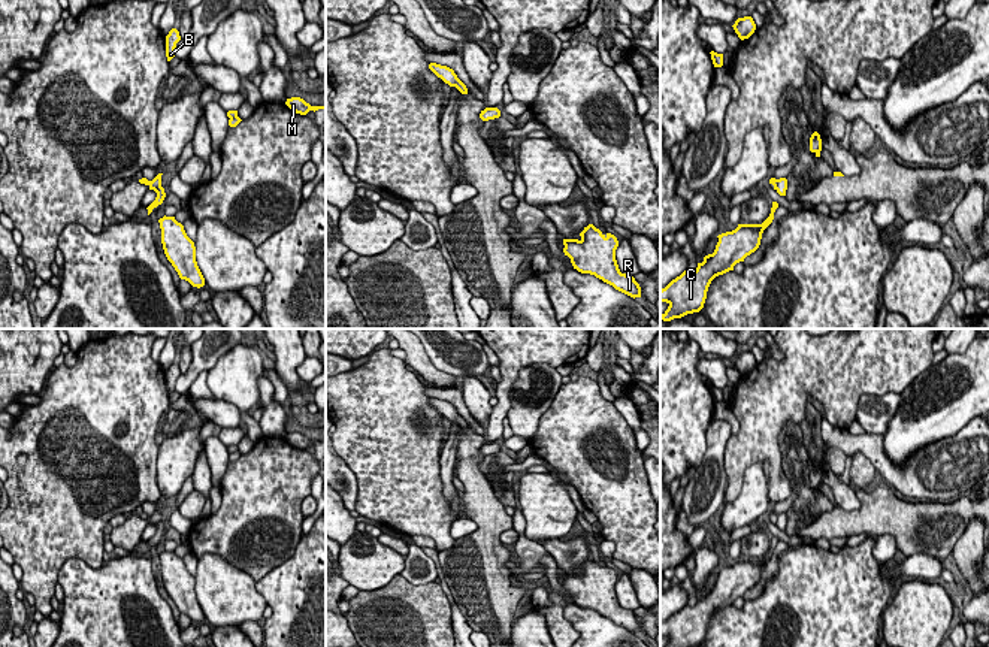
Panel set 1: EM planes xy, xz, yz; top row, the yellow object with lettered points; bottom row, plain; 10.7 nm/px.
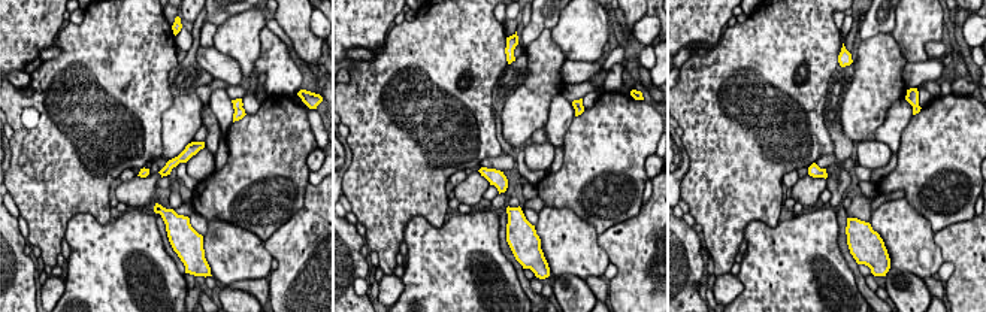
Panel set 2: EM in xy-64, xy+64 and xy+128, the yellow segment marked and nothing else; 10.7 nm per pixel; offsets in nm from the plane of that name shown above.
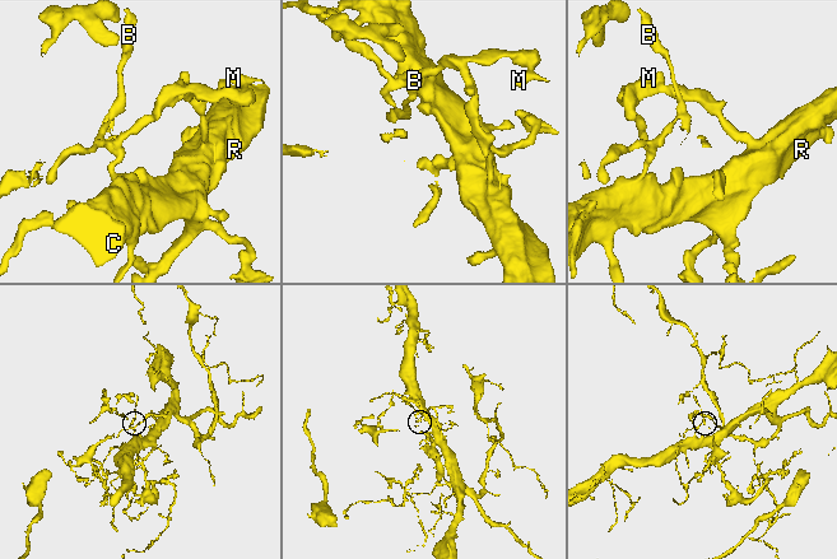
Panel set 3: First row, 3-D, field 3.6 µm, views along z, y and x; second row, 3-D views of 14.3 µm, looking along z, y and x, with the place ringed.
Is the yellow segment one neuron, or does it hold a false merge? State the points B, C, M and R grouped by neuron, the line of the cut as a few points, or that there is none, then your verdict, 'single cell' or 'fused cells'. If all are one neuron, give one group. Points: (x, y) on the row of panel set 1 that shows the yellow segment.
B C R / M | xy (160, 184), (150, 189) | fused cells

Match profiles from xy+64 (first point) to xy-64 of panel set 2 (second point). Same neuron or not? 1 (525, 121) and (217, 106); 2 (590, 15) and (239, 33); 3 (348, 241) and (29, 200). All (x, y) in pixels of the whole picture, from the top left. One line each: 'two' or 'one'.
1: two
2: one
3: two

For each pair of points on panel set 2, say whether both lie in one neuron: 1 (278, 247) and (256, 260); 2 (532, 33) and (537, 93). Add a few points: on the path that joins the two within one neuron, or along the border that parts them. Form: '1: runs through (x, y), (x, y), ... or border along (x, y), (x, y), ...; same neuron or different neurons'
1: border along (262, 242), (274, 257); different neurons
2: border along (550, 29), (546, 29), (525, 47); different neurons

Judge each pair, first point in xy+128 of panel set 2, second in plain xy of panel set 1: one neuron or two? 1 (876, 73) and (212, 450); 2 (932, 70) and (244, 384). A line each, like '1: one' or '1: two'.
1: two
2: two

